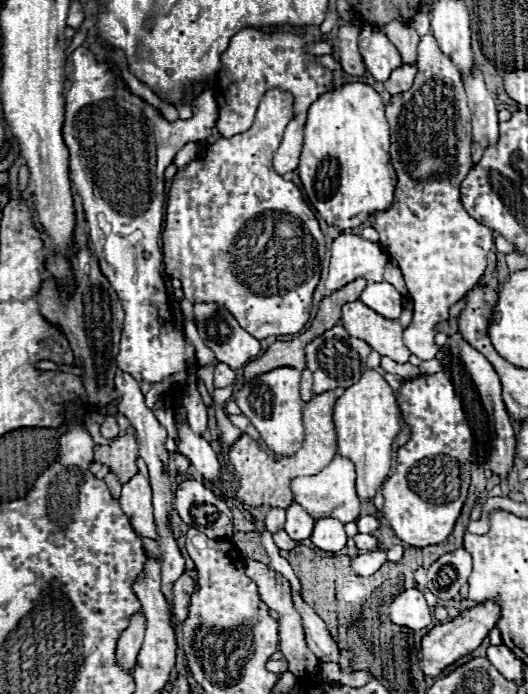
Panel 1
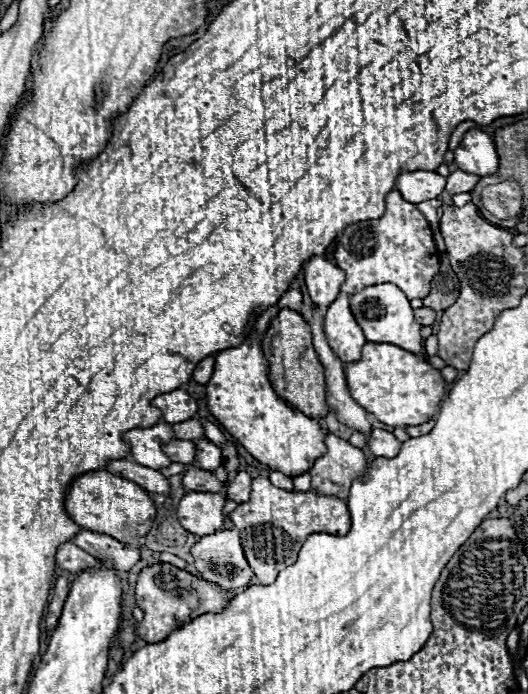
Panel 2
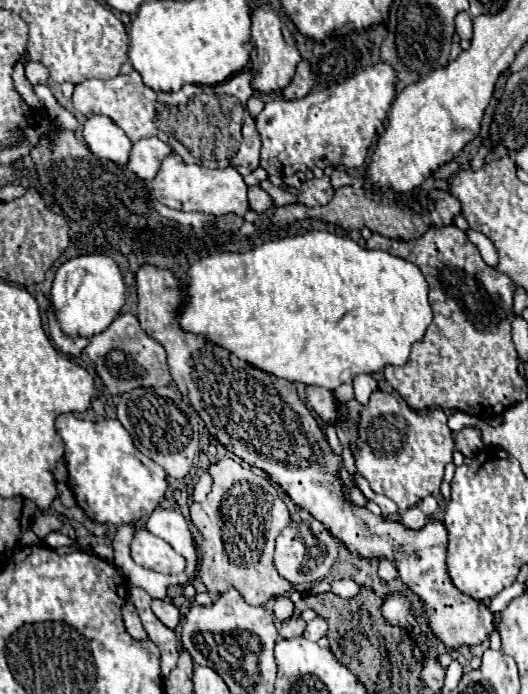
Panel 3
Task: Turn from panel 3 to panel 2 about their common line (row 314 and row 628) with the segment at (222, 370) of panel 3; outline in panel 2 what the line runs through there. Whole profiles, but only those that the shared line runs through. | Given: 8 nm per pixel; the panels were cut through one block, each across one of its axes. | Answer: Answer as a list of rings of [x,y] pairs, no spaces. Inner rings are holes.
[[[154,564],[140,572],[136,582],[136,604],[144,610],[144,618],[138,624],[138,636],[148,644],[162,642],[170,632],[182,628],[200,614],[218,614],[228,606],[228,592],[214,582],[206,582],[172,564]]]

